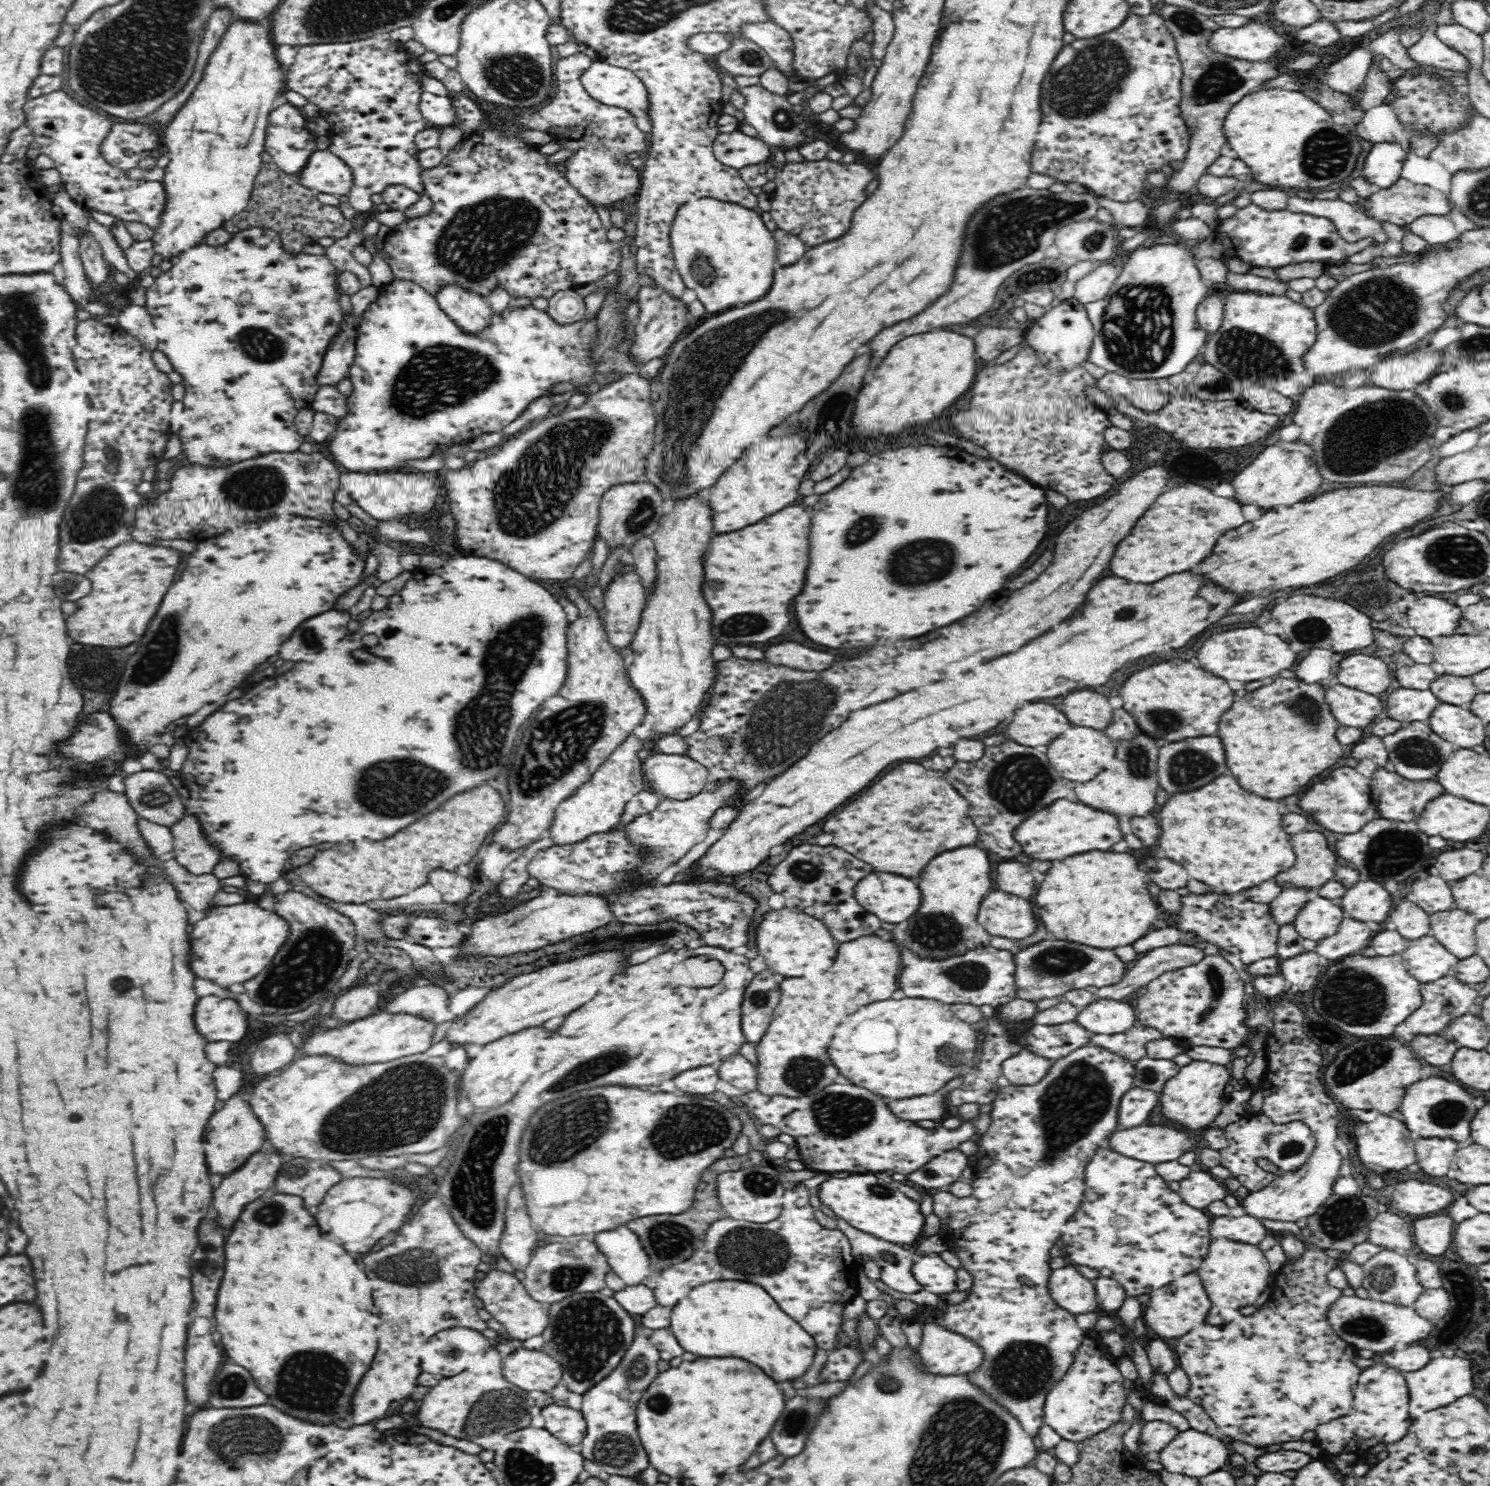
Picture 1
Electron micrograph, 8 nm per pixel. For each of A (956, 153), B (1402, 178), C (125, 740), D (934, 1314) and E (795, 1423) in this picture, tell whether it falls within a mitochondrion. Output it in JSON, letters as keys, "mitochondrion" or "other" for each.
{"A":"other","B":"other","C":"other","D":"other","E":"mitochondrion"}

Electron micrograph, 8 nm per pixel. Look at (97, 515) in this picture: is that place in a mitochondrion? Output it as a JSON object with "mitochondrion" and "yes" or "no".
{"mitochondrion":"yes"}

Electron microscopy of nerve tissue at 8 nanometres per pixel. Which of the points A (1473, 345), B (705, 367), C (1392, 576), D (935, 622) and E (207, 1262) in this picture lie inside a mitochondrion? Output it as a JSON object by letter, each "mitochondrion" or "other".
{"A":"mitochondrion","B":"mitochondrion","C":"other","D":"other","E":"mitochondrion"}

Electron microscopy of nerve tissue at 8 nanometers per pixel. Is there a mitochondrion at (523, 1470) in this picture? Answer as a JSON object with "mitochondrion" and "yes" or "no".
{"mitochondrion":"yes"}

